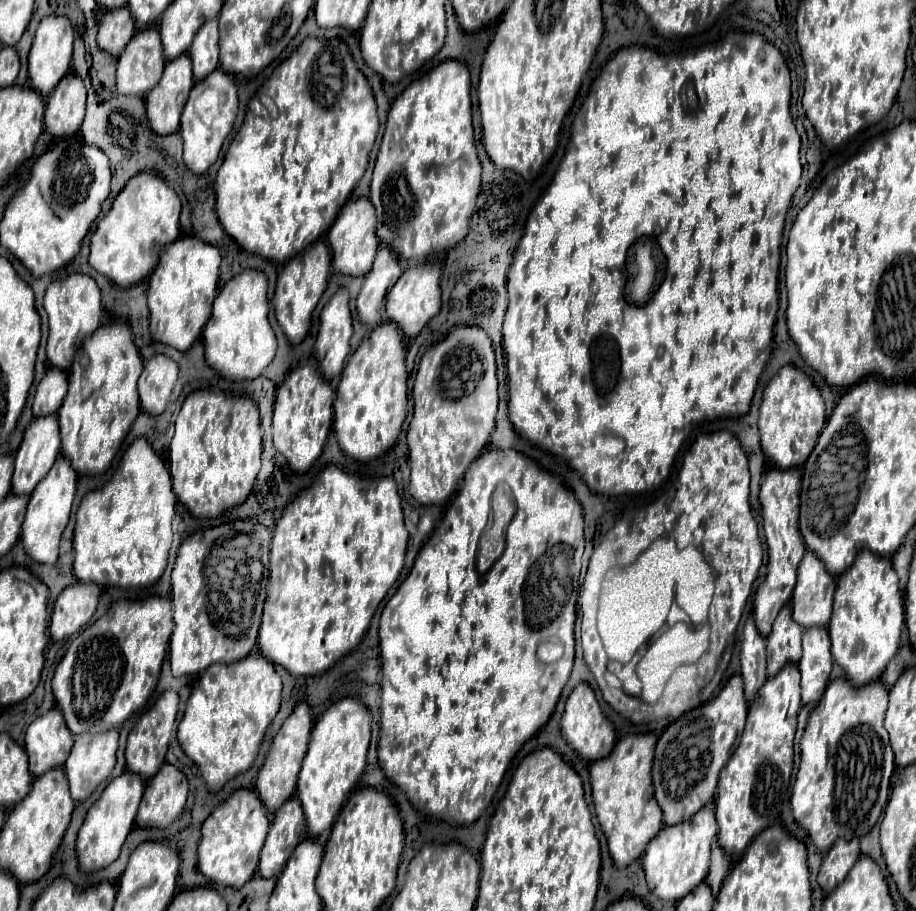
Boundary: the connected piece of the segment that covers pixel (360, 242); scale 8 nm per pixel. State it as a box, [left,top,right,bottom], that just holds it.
[327,196,379,276]

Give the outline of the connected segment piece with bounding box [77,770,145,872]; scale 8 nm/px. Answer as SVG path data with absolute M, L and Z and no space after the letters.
M125 770L121 776L113 778L107 784L107 788L101 792L99 800L89 808L85 822L79 830L77 854L79 854L81 870L91 872L91 870L105 868L119 856L119 850L135 824L135 814L137 814L141 796L143 796L143 788L145 788L143 778L135 772L129 772L129 770Z

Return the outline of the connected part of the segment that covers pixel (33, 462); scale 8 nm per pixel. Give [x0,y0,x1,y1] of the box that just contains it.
[11,416,59,496]

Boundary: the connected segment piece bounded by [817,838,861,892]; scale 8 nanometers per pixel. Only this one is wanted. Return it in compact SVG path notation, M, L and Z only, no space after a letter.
M859 838L835 842L835 846L827 850L827 854L823 854L821 872L817 878L819 886L825 892L831 892L839 882L843 882L843 878L847 876L847 872L851 870L851 866L859 856L861 856Z

